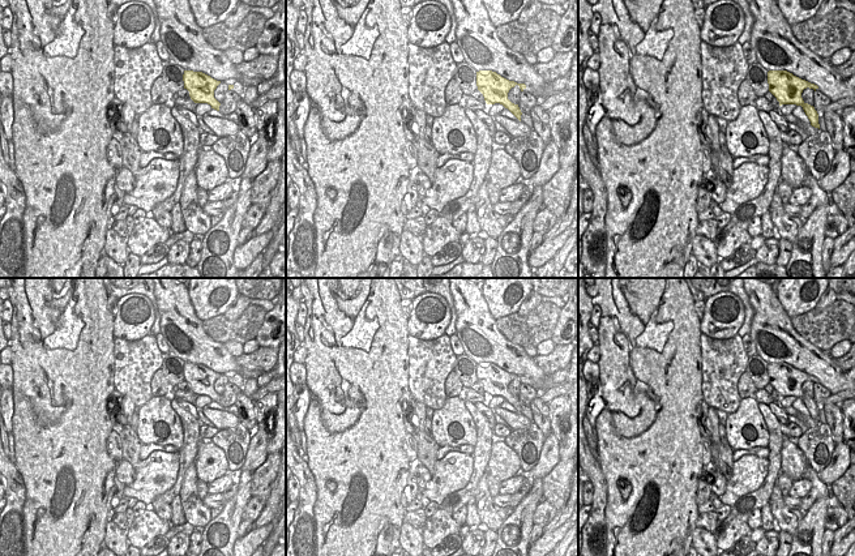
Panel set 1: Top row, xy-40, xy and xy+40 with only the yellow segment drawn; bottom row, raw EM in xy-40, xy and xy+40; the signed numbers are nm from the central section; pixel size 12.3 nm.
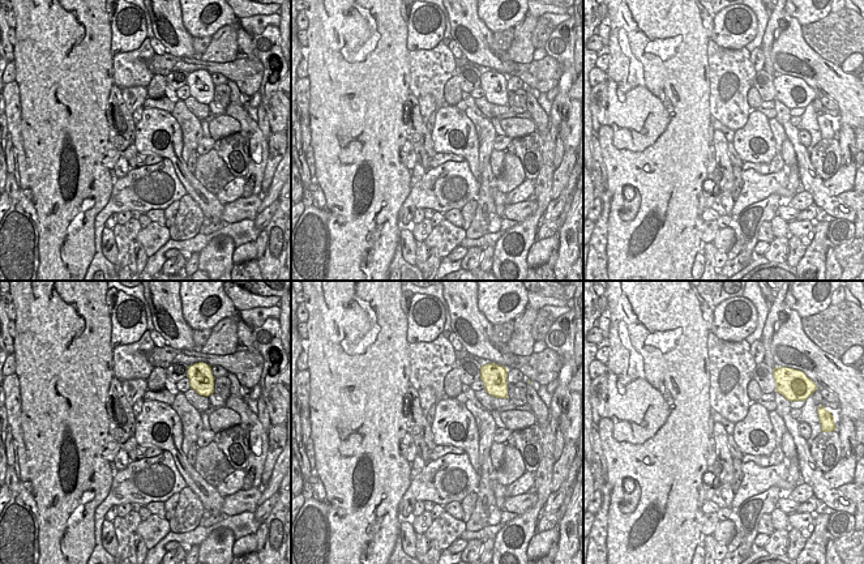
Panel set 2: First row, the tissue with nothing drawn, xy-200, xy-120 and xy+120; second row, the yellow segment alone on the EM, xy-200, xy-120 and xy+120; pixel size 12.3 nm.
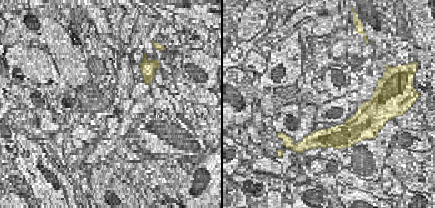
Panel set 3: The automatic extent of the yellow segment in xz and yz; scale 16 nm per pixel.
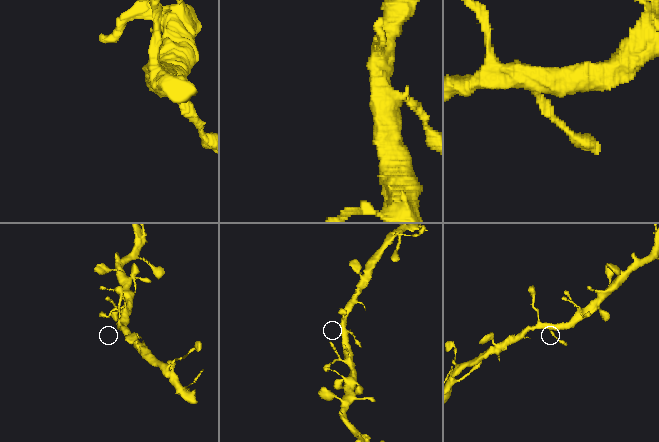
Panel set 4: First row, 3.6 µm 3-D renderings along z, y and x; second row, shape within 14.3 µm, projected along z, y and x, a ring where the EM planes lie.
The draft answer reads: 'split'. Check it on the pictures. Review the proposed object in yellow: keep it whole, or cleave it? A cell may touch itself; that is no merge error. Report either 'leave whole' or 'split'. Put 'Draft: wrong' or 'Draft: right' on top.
Draft: wrong
leave whole

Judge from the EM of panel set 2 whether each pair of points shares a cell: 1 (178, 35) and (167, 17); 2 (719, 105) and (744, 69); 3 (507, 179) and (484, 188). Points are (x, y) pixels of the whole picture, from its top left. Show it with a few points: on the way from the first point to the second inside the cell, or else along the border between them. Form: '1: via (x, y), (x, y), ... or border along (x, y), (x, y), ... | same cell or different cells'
1: via (175, 31), (170, 21) | same cell
2: via (730, 99), (740, 93), (740, 80) | same cell
3: border along (495, 178), (496, 186) | different cells

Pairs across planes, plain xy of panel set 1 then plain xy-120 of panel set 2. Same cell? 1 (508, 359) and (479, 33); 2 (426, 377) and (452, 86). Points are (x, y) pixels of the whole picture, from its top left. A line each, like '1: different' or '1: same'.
1: same
2: different

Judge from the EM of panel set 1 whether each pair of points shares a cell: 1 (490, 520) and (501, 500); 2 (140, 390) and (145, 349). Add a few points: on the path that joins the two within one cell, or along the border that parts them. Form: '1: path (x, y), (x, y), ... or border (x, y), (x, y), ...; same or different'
1: border (492, 499), (499, 507), (505, 509); different
2: path (140, 380), (141, 359); same

